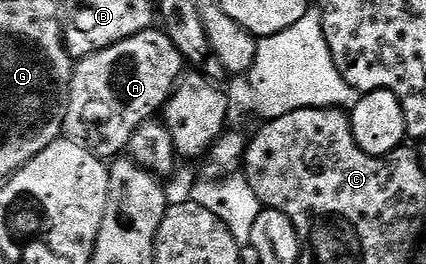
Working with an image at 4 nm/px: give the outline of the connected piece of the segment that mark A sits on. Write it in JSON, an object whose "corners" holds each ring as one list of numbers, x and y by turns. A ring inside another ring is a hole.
{"corners":[[158,27,145,29,142,33,81,58,73,66,70,93,66,96,66,118,62,121,65,136,91,149,97,157,117,158,121,154,118,152,121,149,123,152,129,146,132,131,136,131,140,123,151,120,165,106,183,76,184,62,180,51,176,51,176,43,172,43,172,39,168,39,168,35]]}

